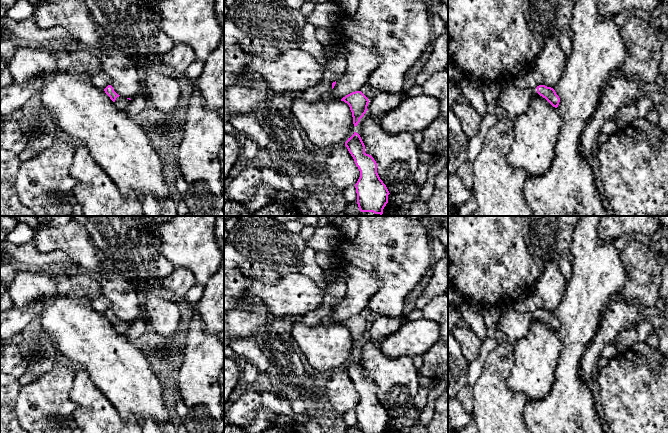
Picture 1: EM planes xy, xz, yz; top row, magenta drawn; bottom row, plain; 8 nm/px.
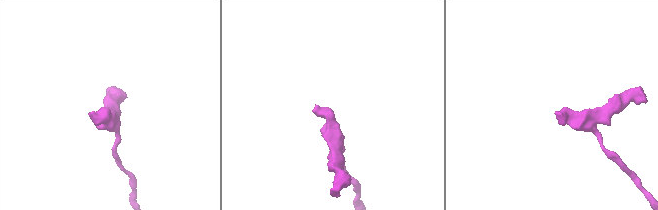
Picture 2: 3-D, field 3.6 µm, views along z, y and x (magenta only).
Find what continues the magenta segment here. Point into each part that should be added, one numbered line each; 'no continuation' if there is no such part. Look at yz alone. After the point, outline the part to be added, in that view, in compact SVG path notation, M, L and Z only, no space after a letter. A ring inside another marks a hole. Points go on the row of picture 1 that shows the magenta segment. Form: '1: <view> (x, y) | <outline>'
1: yz (515, 101) | M512 82L502 84L496 106L503 108L508 115L517 117L525 113L531 99L537 95L536 88L517 88Z

